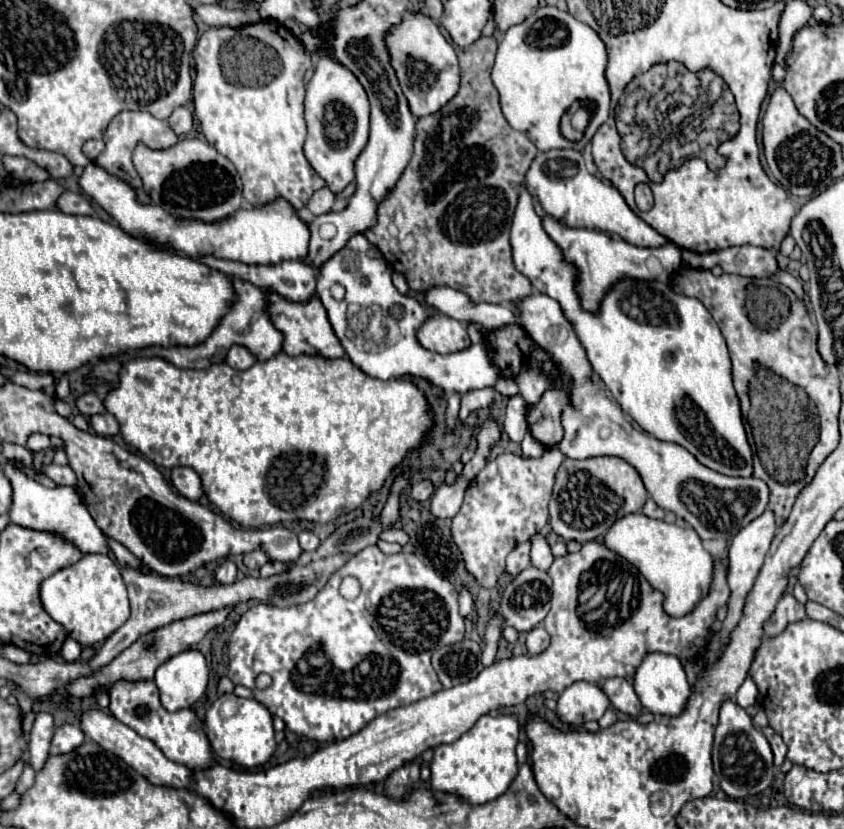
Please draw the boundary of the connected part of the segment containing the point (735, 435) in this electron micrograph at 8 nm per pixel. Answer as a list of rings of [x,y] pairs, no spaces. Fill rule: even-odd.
[[[522,191],[518,199],[510,231],[510,245],[514,267],[530,279],[534,289],[554,297],[560,303],[564,315],[574,325],[582,347],[586,349],[594,373],[604,381],[624,413],[628,413],[644,431],[658,437],[660,441],[672,441],[686,447],[702,465],[710,467],[712,471],[732,477],[752,475],[752,449],[742,425],[740,401],[732,385],[732,363],[726,341],[716,321],[698,299],[678,295],[666,283],[626,279],[606,293],[596,315],[582,313],[578,295],[574,293],[578,273],[570,263],[564,261],[558,245],[546,235],[540,217],[534,213],[532,197],[526,191]]]

